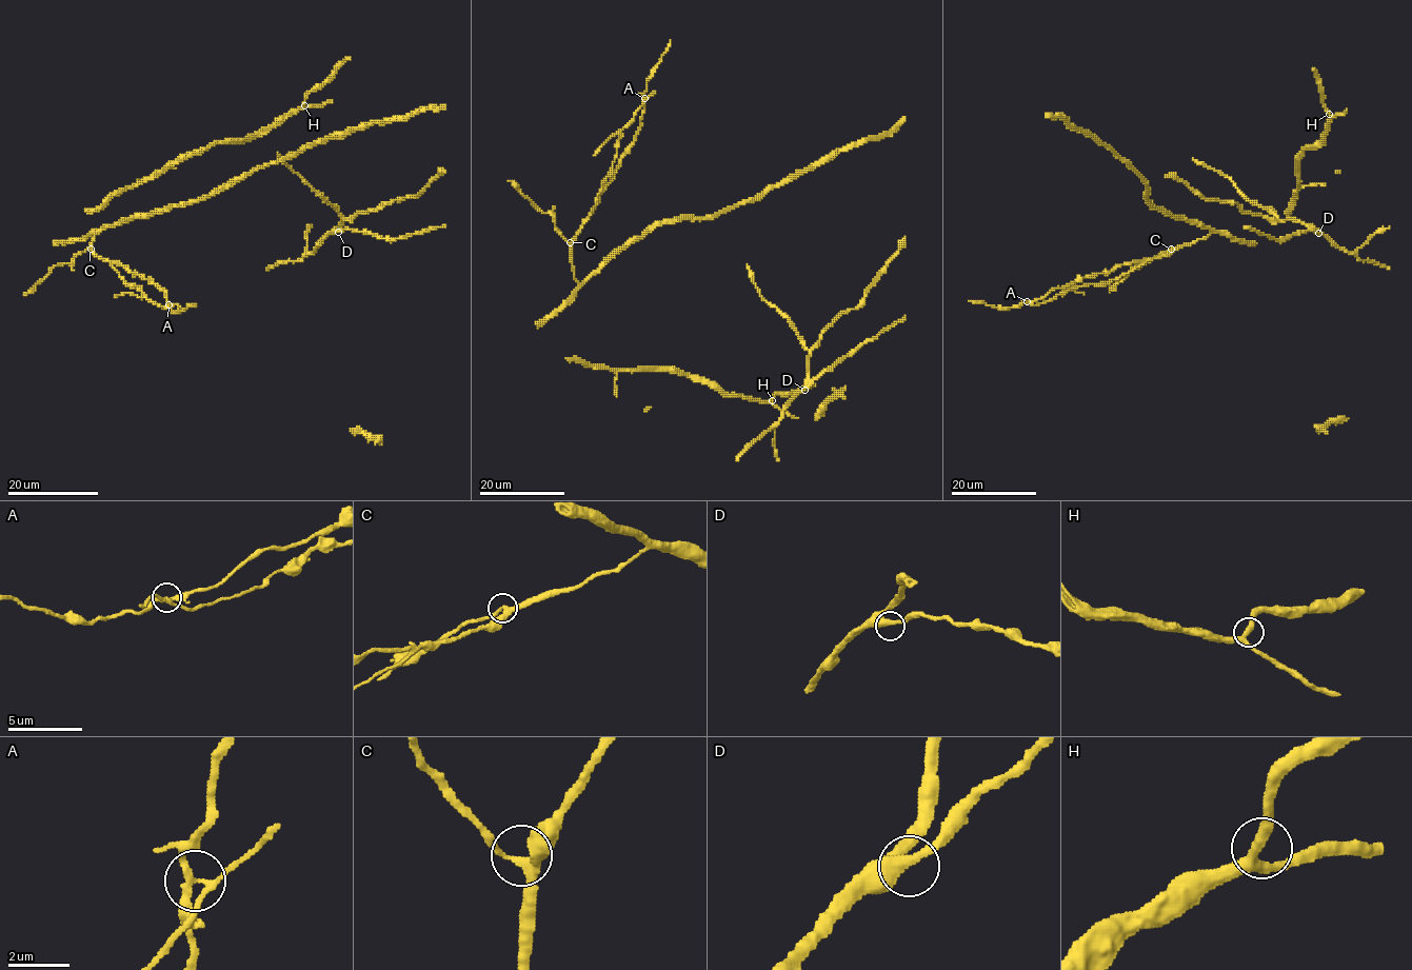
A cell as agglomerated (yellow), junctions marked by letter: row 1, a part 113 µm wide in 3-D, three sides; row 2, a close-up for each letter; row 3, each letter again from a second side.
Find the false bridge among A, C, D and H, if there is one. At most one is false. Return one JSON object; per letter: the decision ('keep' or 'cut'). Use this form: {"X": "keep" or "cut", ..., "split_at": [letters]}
{"A": "cut", "C": "keep", "D": "keep", "H": "keep", "split_at": ["A"]}

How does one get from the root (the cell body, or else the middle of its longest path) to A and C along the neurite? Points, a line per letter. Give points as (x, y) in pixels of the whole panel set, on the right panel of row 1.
A: (1146, 198), (1154, 206), (1192, 219), (1211, 232), (1157, 258), (1078, 278), (1027, 301)
C: (1146, 198), (1165, 212), (1192, 219), (1211, 231), (1201, 238), (1171, 249)

